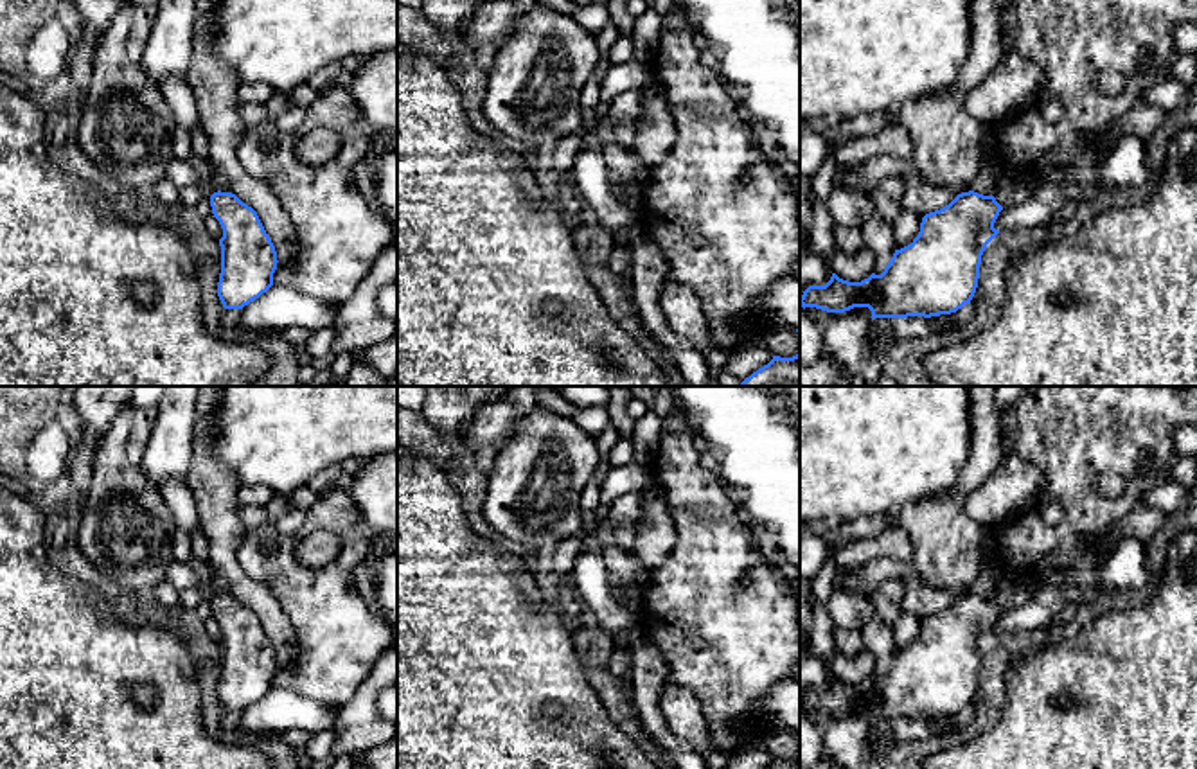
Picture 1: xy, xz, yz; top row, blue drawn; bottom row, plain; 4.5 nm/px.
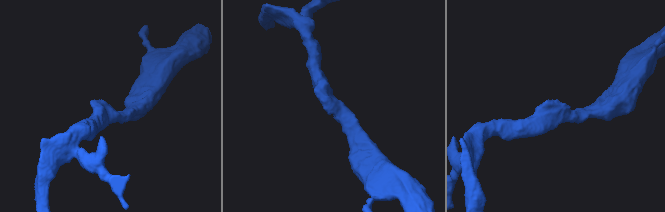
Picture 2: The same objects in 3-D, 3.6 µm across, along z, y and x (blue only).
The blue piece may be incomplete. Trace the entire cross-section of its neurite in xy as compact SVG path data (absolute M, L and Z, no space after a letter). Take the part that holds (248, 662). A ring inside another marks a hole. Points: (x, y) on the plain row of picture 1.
M232 595L210 598L223 631L217 699L225 712L243 712L273 688L277 654L257 614Z

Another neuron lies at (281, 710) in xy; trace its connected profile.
M273 686L266 695L241 712L237 729L248 737L284 735L289 729L306 729L316 735L331 729L336 719L338 708Z

